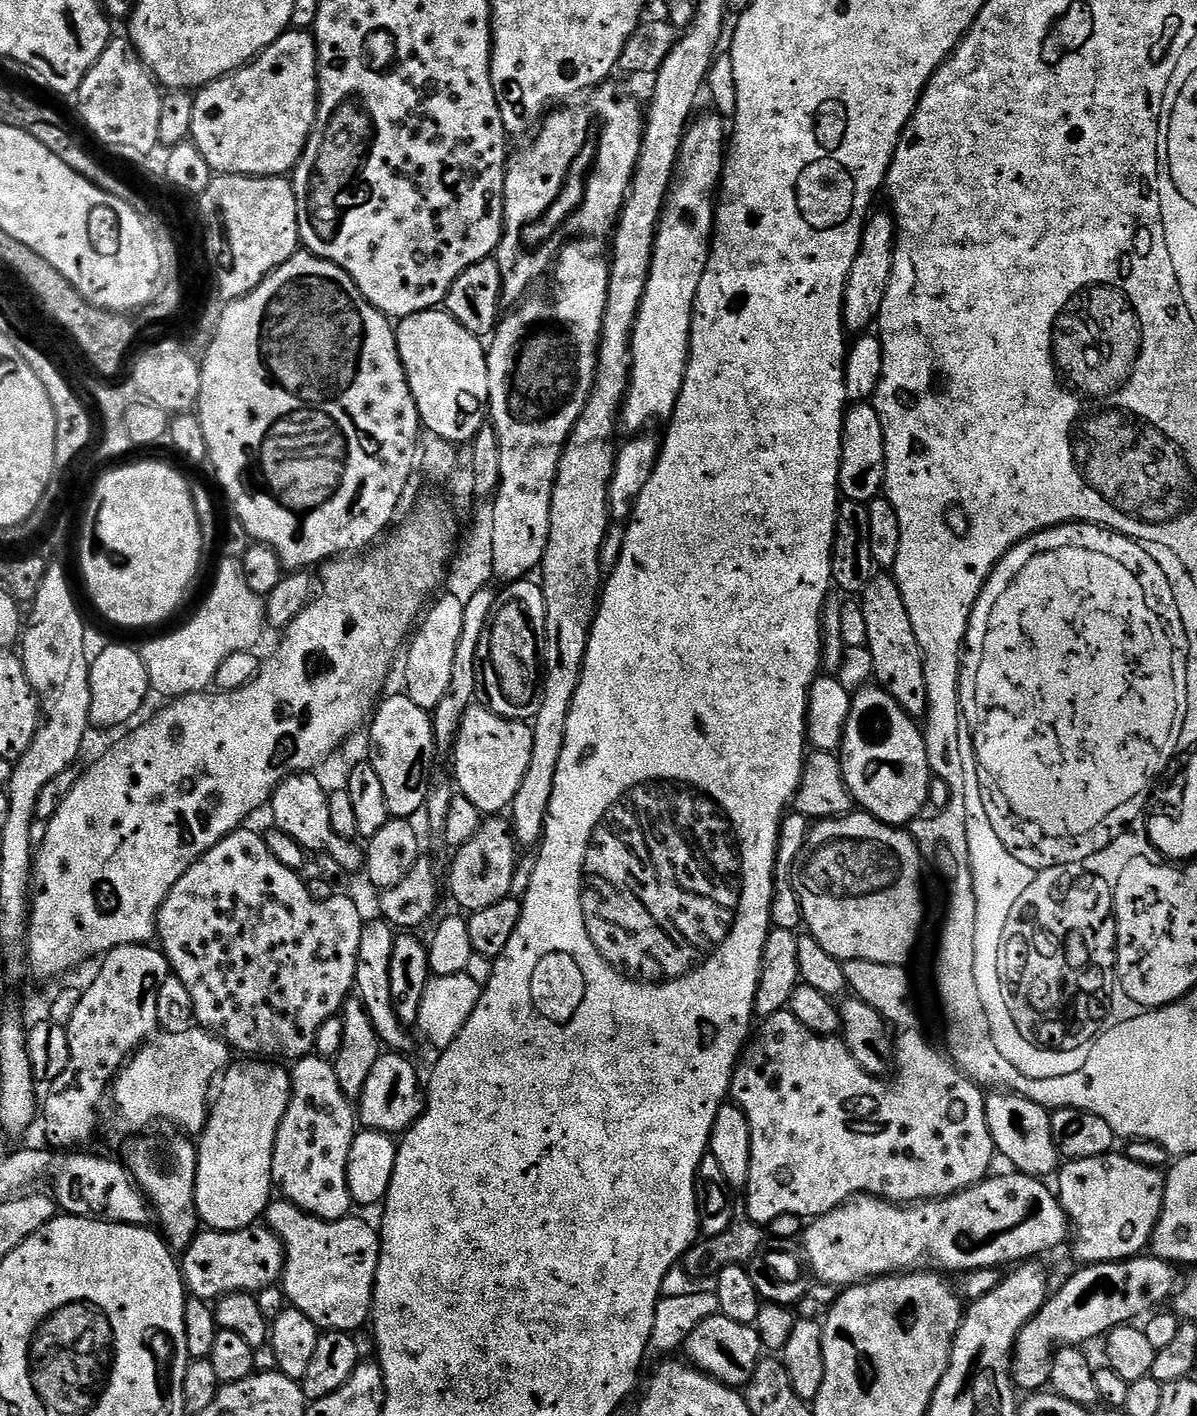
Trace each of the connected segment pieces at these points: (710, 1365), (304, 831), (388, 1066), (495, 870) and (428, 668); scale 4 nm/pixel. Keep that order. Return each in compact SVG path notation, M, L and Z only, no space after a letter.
M722 1315L708 1317L701 1322L688 1336L687 1350L687 1359L705 1376L712 1376L719 1384L727 1384L737 1390L743 1389L750 1378L754 1378L754 1370L758 1370L758 1362L766 1352L753 1325L730 1322L730 1318Z
M312 772L300 773L288 776L279 784L270 801L275 827L294 838L306 852L328 853L342 866L345 873L359 873L364 867L365 849L361 845L359 847L357 841L344 839L334 832L330 823L329 793L315 776Z
M388 1050L381 1054L378 1062L374 1062L374 1070L370 1070L370 1078L364 1087L364 1095L358 1100L358 1120L364 1128L403 1134L424 1113L426 1092L422 1087L422 1076L420 1080L415 1066L408 1059L407 1055Z
M488 818L481 823L479 830L455 853L456 861L452 864L452 896L461 904L468 908L469 913L482 910L486 906L494 906L494 902L509 899L512 888L512 879L516 876L516 851L518 845L512 828L507 819Z
M449 592L441 595L439 599L427 609L426 615L419 621L418 631L411 637L406 648L406 656L408 652L408 665L404 668L404 680L408 683L406 695L412 699L414 706L422 706L426 710L435 710L438 702L442 702L446 690L450 690L454 654L458 650L458 638L462 638L464 604L458 602Z

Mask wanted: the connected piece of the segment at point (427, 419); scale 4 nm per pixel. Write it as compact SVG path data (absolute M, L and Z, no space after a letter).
M447 310L419 312L403 317L395 325L396 345L414 402L418 406L420 423L428 428L433 437L455 446L468 446L476 435L486 427L486 409L490 394L488 377L488 353L486 344L466 326L462 326Z

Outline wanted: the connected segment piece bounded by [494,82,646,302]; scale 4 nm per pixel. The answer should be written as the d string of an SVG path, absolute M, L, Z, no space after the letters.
M612 82L597 87L588 98L580 108L564 106L550 112L541 123L538 135L531 141L533 144L525 152L511 153L504 183L504 236L494 253L504 279L505 301L523 301L526 296L524 291L547 268L549 271L554 257L569 238L579 237L576 236L579 232L607 237L613 231L620 209L624 207L624 198L628 195L628 186L640 158L646 120L642 108L632 100L624 100L623 94Z

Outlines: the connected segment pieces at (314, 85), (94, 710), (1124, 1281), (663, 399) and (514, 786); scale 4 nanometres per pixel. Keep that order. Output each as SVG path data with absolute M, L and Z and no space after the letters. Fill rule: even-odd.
M308 30L283 32L269 48L255 60L231 72L228 76L210 82L194 96L194 122L191 143L202 150L202 158L213 173L225 176L283 176L295 169L308 136L316 125L316 105L320 99L316 37Z
M112 644L100 653L95 653L90 664L90 721L99 729L118 726L126 719L133 717L144 700L150 696L150 685L146 666L139 651L124 644Z
M1141 1254L1115 1264L1089 1264L1077 1269L1057 1292L1055 1289L1051 1293L1035 1318L1018 1334L1016 1349L1012 1351L1012 1383L1021 1393L1036 1394L1049 1387L1052 1378L1052 1357L1061 1346L1084 1346L1087 1340L1096 1340L1099 1336L1100 1339L1107 1337L1112 1329L1139 1321L1147 1317L1157 1306L1167 1305L1164 1303L1167 1300L1169 1303L1178 1291L1177 1265L1170 1264L1167 1260L1158 1260L1151 1254Z
M719 115L704 116L700 121L697 119L695 123L689 127L684 134L684 147L681 149L681 164L678 172L678 179L675 181L674 187L670 192L670 202L665 203L664 211L660 218L660 227L656 233L656 244L652 247L652 265L650 266L650 274L646 282L646 290L644 297L640 303L640 309L636 315L636 325L632 331L632 375L628 381L628 394L624 397L622 405L622 424L629 428L629 433L640 434L645 431L644 428L651 420L663 421L665 418L671 417L673 410L676 409L676 403L680 397L680 391L684 385L684 375L688 369L688 343L690 342L690 334L692 333L692 307L696 301L698 294L698 282L702 282L702 274L708 265L708 254L710 251L710 241L716 223L716 206L718 203L718 189L721 179L724 175L724 162L726 159L726 124Z
M474 702L462 718L460 732L456 735L455 787L459 795L470 798L481 814L500 814L511 809L514 794L526 778L530 766L530 754L534 750L534 734L531 723L522 720L507 720L494 714L483 703ZM460 787L460 788L459 788Z

